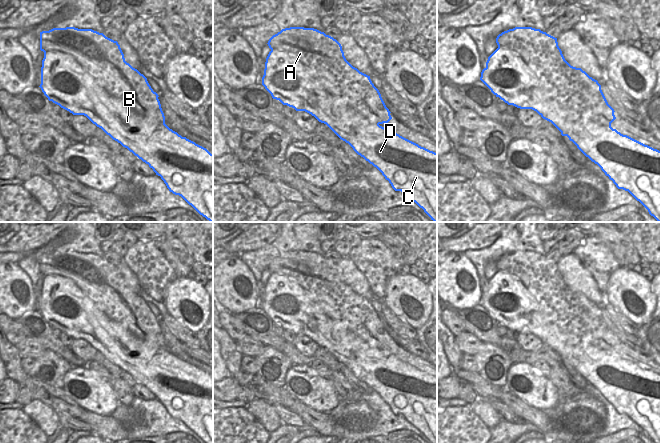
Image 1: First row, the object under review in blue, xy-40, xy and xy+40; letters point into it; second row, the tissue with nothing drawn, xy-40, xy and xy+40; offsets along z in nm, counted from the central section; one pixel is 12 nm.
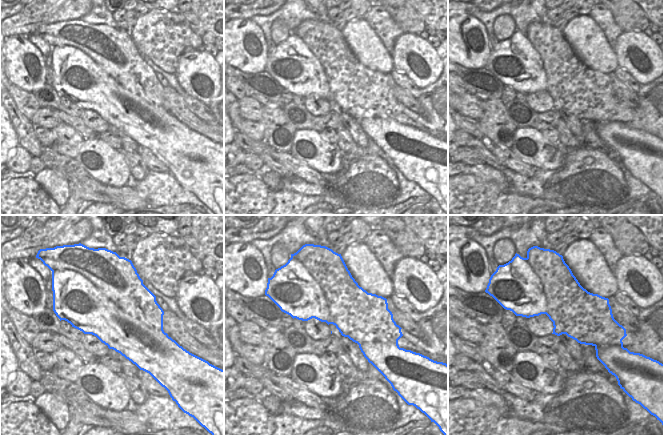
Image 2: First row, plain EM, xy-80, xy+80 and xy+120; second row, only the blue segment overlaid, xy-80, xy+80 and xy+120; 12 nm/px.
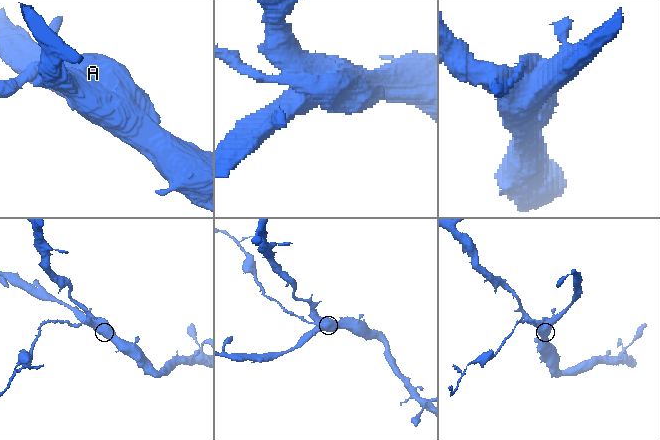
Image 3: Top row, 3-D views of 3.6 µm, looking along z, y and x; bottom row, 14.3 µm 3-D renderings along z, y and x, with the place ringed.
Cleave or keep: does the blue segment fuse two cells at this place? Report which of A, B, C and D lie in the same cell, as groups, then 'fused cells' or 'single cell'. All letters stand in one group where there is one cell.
A / B C D; fused cells

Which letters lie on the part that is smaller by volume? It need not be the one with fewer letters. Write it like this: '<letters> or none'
A.

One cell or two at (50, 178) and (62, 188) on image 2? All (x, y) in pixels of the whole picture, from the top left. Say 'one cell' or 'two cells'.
one cell

